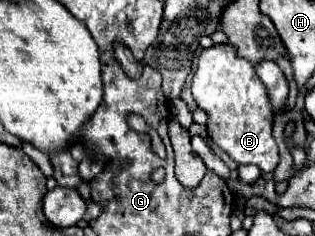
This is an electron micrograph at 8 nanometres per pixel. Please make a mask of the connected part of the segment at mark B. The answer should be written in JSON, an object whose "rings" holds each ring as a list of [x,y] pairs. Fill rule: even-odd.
{"rings":[[[214,44],[202,50],[192,78],[192,96],[208,114],[208,136],[238,164],[256,164],[262,172],[278,166],[278,146],[272,138],[274,110],[254,66],[238,58],[232,44]]]}

